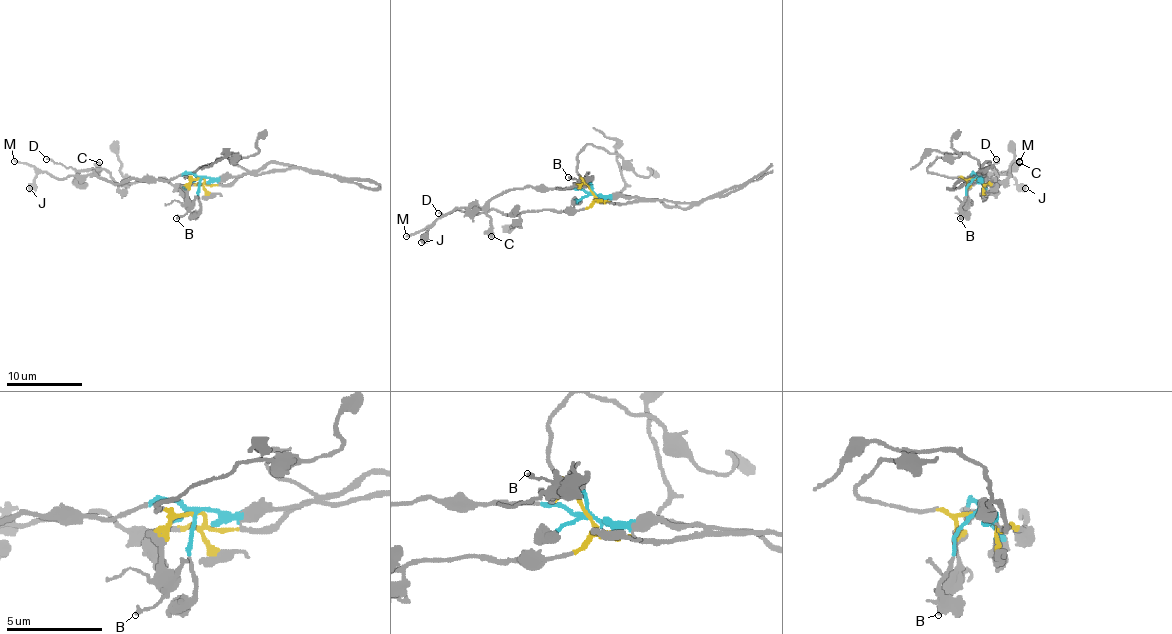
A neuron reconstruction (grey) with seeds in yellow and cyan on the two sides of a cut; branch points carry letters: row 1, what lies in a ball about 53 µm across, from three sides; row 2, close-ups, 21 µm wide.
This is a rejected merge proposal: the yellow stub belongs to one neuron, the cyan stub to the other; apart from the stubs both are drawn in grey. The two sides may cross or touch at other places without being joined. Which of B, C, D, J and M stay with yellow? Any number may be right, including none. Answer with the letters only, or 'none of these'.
B, D

